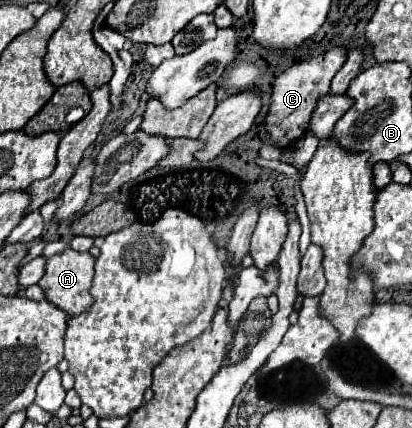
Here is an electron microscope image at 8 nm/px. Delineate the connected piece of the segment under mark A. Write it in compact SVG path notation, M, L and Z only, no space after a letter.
M68 248L46 260L46 272L40 278L40 288L44 290L48 302L52 302L54 306L64 310L68 316L76 316L82 310L90 308L90 304L94 300L88 292L92 286L92 278L94 278L94 258L88 252L76 252L76 250Z

